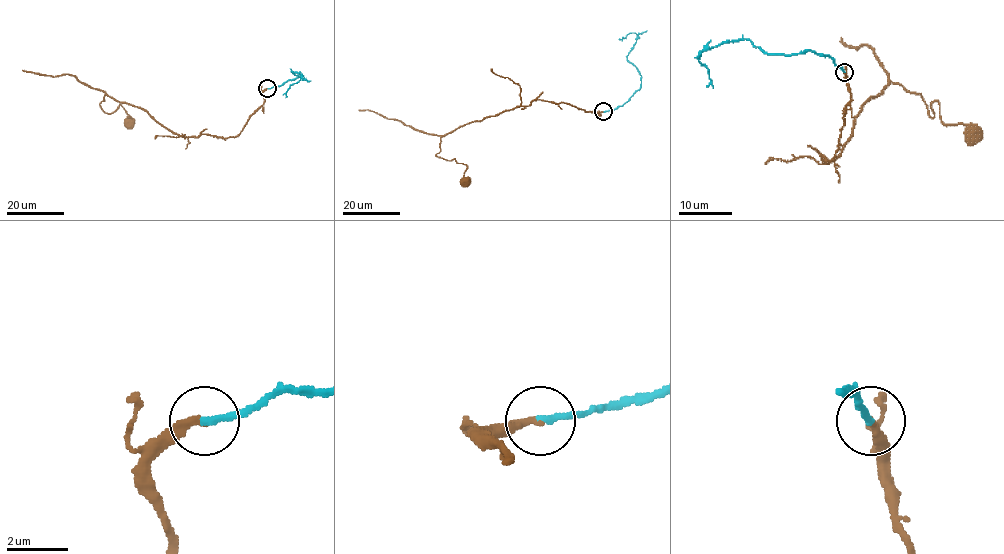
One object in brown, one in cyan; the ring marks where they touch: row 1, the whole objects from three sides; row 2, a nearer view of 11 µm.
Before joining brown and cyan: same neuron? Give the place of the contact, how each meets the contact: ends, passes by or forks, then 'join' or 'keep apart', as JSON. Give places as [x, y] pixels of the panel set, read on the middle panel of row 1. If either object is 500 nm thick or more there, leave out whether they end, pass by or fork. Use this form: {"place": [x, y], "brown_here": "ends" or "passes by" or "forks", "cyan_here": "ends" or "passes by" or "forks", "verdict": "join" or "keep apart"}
{"place": [603, 111], "brown_here": "ends", "cyan_here": "ends", "verdict": "join"}

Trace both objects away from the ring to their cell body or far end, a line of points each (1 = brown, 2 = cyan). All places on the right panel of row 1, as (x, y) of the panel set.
1: (844, 72), (850, 97), (828, 164), (890, 83), (973, 133)
2: (844, 72), (829, 56), (810, 51), (770, 55), (740, 39), (705, 49), (698, 59), (713, 88)

